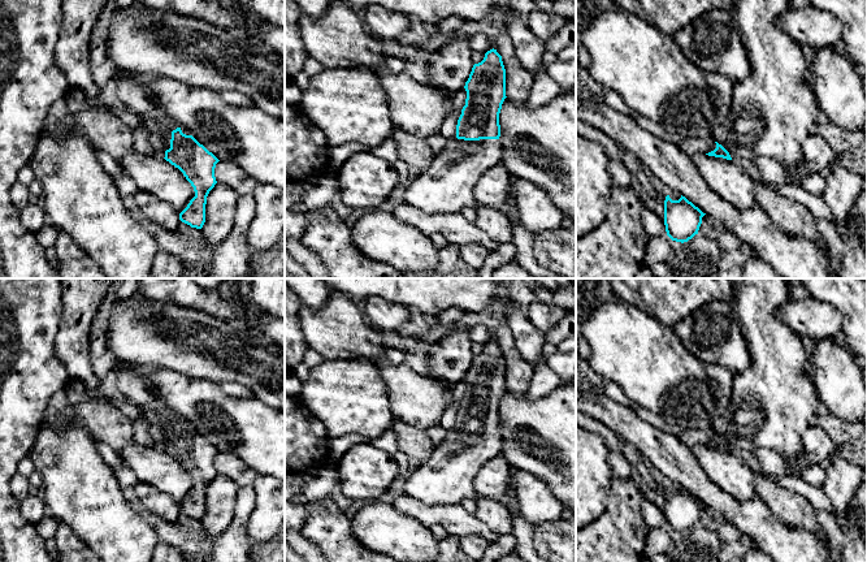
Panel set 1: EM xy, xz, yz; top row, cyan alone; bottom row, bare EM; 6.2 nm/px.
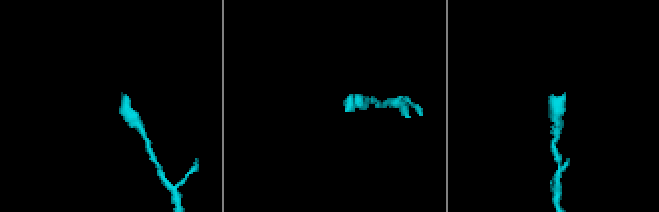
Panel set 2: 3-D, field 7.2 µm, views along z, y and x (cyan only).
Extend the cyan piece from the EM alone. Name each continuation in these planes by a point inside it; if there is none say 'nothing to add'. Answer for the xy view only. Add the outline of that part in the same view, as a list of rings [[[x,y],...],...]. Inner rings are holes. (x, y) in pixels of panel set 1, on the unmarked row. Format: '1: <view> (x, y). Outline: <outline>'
1: xy (160, 422). Outline: [[[140,408],[142,418],[147,422],[149,432],[155,440],[164,442],[170,440],[172,423],[179,419],[183,425],[190,427],[185,420],[170,411],[155,411],[153,408]]]

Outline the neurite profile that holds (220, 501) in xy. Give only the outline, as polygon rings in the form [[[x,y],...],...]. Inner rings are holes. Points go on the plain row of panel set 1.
[[[220,474],[214,476],[207,488],[205,514],[200,520],[203,531],[214,537],[226,531],[235,514],[238,490],[233,480]]]

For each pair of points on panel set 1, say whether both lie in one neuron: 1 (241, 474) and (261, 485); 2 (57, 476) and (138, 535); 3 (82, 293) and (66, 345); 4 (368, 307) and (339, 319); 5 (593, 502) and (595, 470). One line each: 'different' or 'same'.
1: different
2: same
3: same
4: different
5: same

